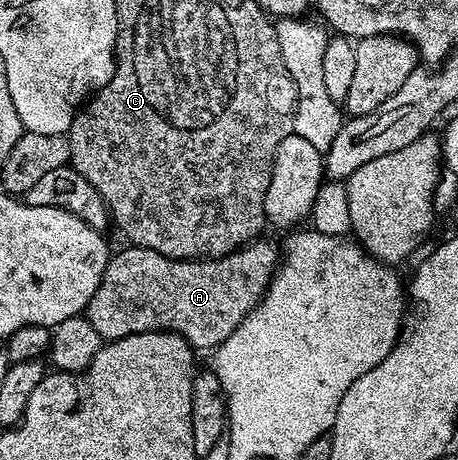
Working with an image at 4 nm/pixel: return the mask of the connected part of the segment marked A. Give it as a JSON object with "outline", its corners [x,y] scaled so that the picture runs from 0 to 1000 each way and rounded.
{"outline":[[[550,522],[522,537],[509,552],[493,552],[480,561],[371,561],[369,557],[352,557],[352,548],[334,548],[314,535],[293,530],[271,533],[271,543],[260,543],[240,554],[234,563],[234,580],[221,600],[221,617],[212,626],[212,635],[203,635],[203,652],[194,652],[186,687],[194,696],[194,704],[203,704],[203,713],[212,713],[212,722],[227,739],[249,739],[253,735],[271,735],[273,730],[290,730],[308,722],[325,722],[328,717],[371,717],[376,726],[391,726],[410,743],[410,748],[428,763],[450,765],[467,763],[472,752],[480,752],[513,715],[526,704],[526,696],[535,696],[541,678],[572,652],[574,639],[583,630],[592,604],[598,600],[603,585],[614,567],[614,543],[607,533],[598,535],[592,526],[574,526],[576,522]]]}

